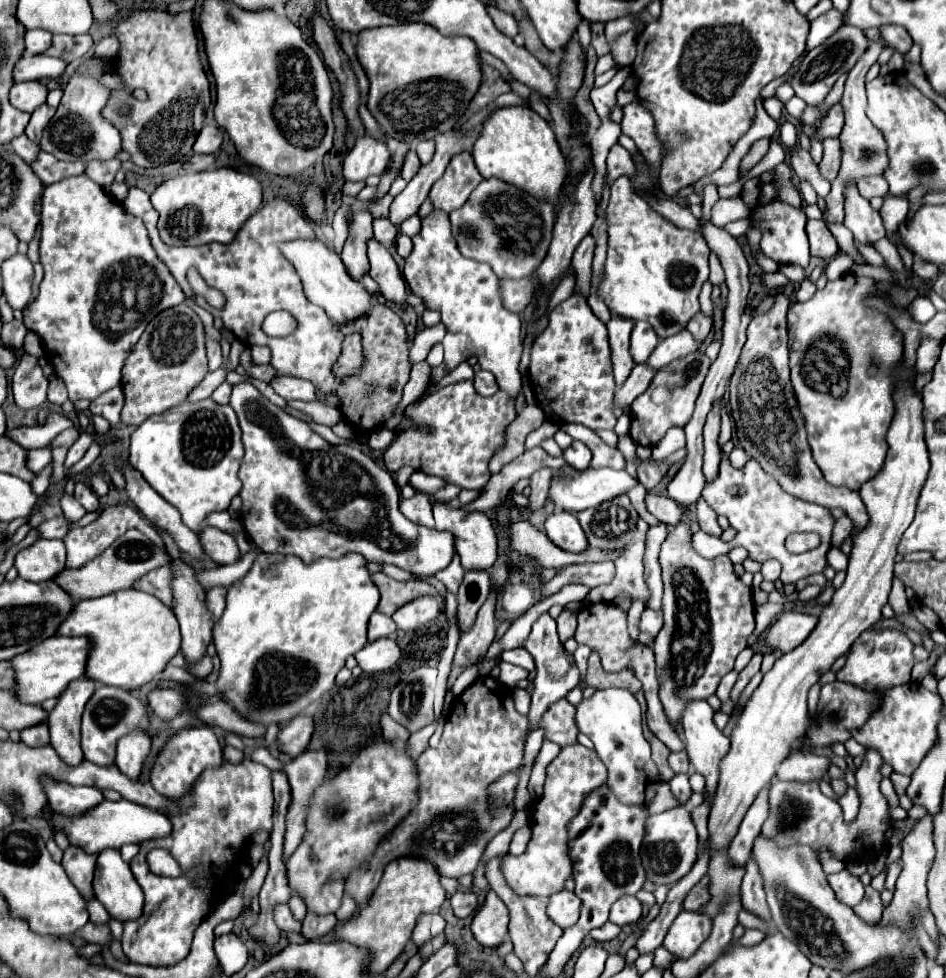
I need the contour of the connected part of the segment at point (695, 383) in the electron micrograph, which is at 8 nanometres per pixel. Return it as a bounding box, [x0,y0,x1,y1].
[629,352,711,446]

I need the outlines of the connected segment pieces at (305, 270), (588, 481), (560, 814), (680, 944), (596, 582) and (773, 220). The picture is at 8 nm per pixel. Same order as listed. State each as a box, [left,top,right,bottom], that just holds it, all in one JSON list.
[[279,240,373,326],[551,468,637,512],[501,744,607,898],[665,910,713,958],[543,560,615,596],[751,200,811,268]]

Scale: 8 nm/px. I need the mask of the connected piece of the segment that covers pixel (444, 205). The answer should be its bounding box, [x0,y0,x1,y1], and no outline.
[429,152,481,212]

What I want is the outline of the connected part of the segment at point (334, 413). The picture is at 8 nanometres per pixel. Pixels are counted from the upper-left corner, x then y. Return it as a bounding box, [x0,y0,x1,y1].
[289,400,341,426]

